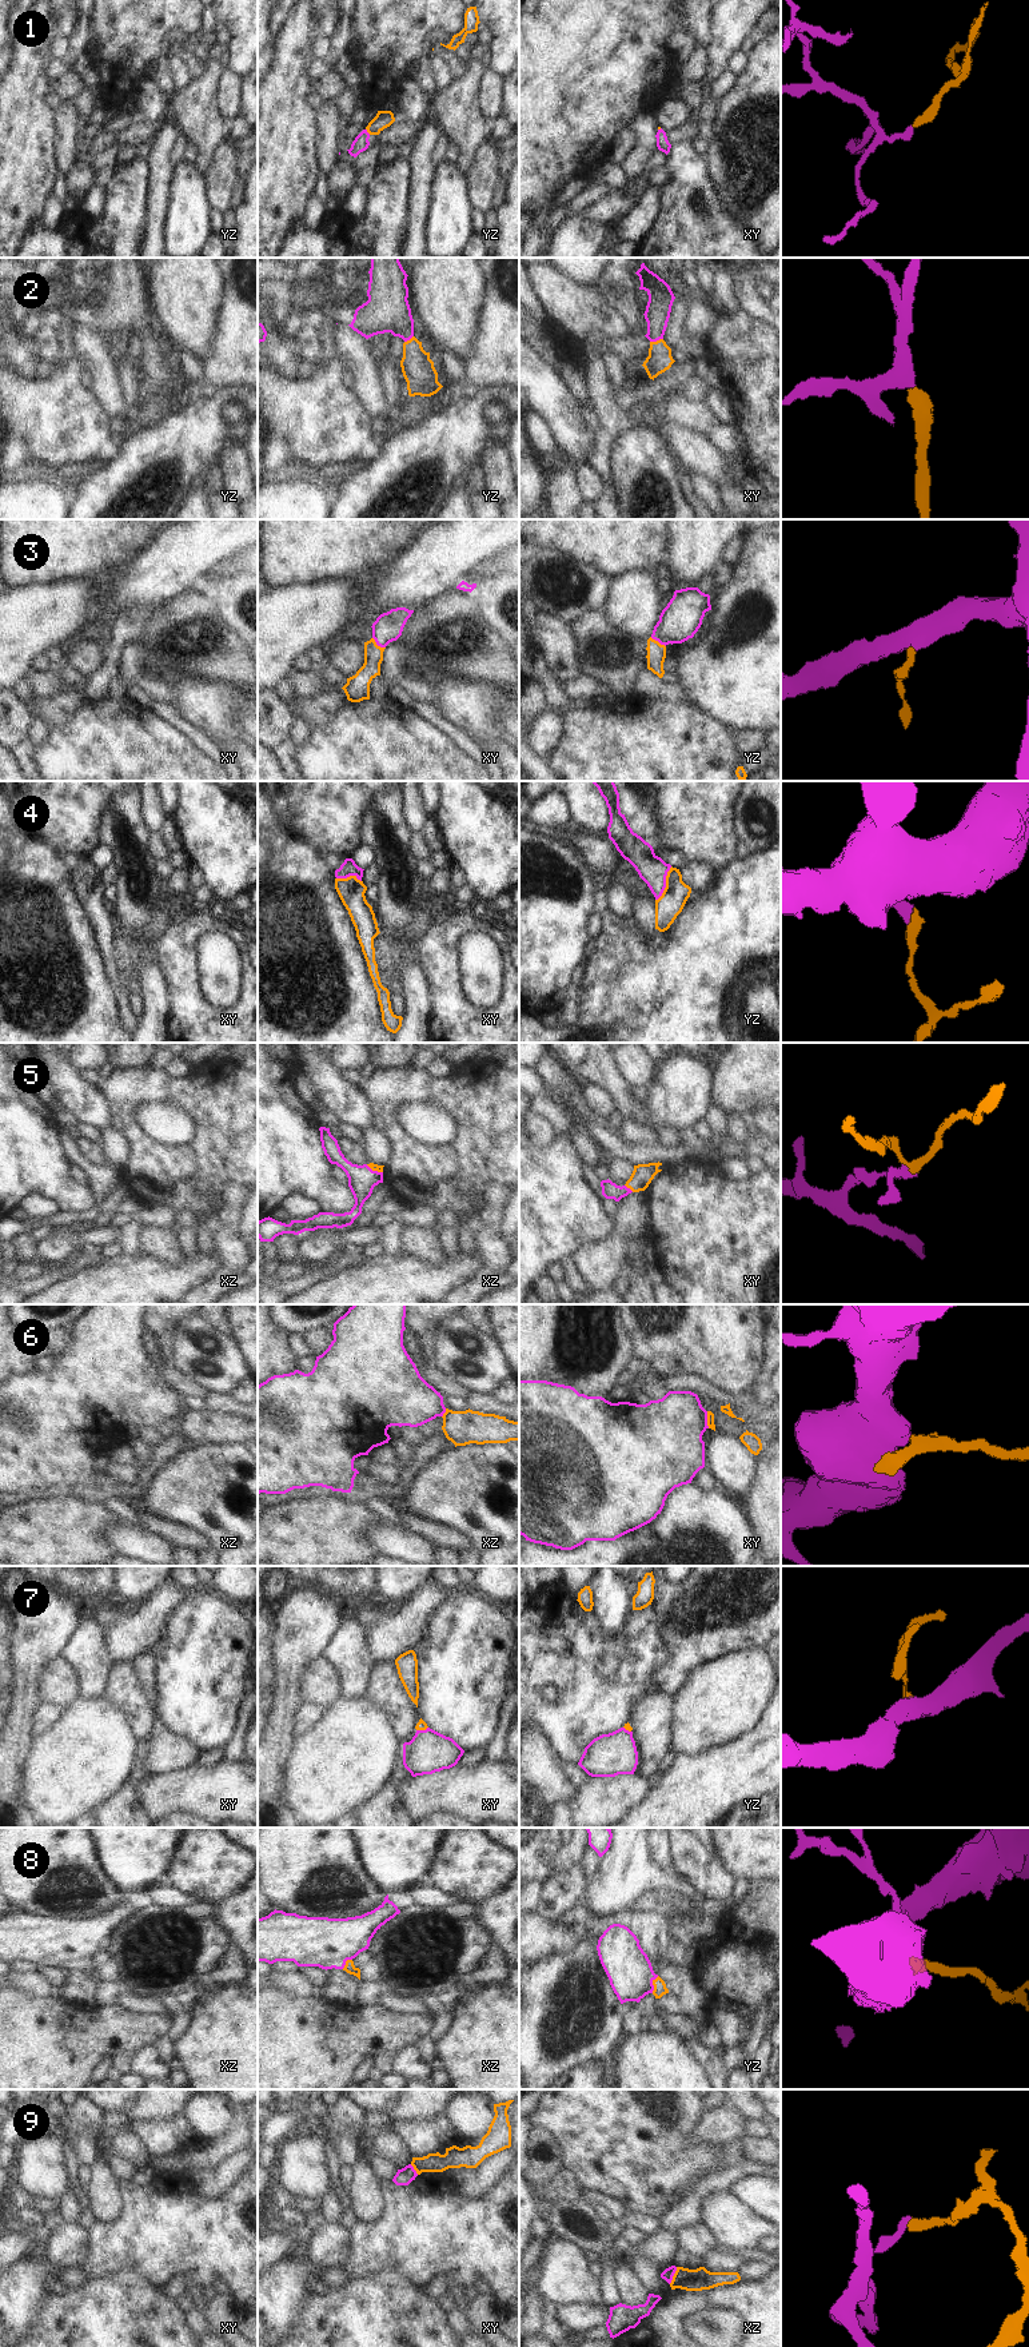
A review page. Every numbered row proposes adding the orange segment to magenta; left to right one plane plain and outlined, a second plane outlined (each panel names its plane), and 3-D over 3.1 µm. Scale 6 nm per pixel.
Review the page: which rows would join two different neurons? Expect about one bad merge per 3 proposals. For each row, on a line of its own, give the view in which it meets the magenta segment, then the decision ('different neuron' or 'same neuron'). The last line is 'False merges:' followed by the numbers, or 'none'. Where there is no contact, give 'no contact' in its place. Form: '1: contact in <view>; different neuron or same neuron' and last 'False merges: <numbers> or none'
1: contact in yz; same neuron
2: contact in xy; same neuron
3: contact in xy; same neuron
4: contact in yz; same neuron
5: contact in xy; same neuron
6: contact in xy; different neuron
7: contact in xy; different neuron
8: contact in yz; same neuron
9: contact in xz; different neuron
False merges: 6, 7, 9

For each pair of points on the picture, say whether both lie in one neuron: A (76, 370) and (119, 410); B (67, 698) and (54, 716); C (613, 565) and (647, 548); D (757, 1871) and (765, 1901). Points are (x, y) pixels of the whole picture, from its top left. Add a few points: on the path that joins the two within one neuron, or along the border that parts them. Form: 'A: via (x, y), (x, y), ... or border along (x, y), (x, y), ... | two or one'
A: border along (76, 355), (84, 361), (88, 369) | two
B: via (64, 702), (55, 712) | one
C: via (621, 557), (630, 548), (639, 548) | one
D: border along (766, 1879), (750, 1883) | two

